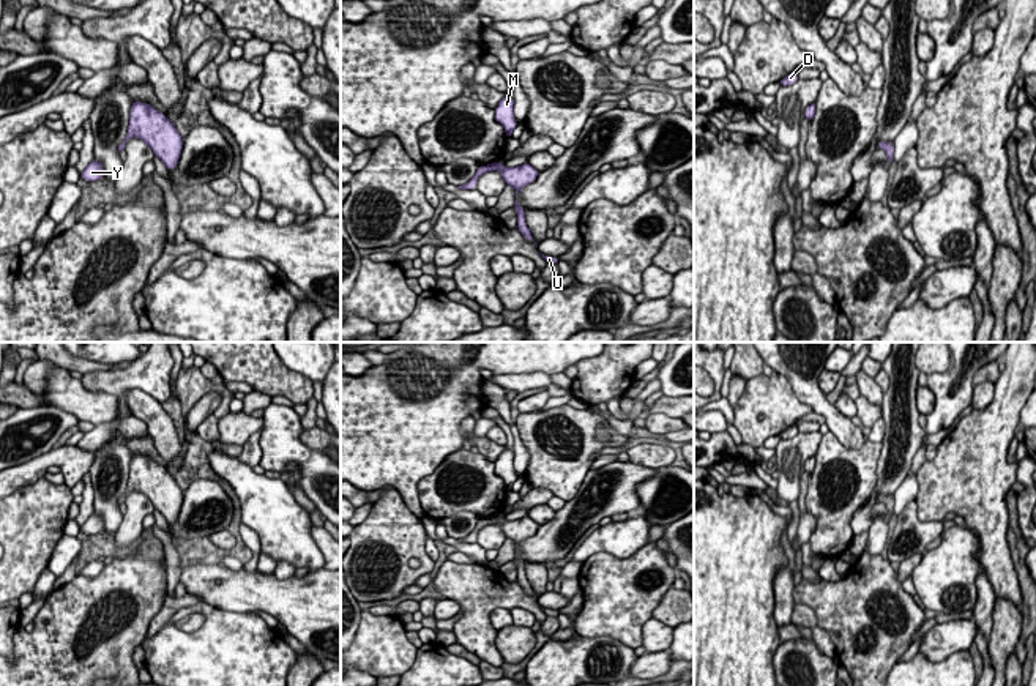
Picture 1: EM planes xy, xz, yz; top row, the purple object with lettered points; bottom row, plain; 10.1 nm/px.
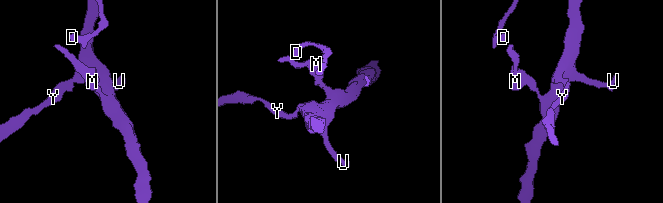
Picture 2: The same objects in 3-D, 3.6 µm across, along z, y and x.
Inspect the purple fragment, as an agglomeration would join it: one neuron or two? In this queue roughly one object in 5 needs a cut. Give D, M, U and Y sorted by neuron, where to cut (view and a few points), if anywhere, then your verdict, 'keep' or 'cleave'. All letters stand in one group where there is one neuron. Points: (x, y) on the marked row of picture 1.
groups D M U Y; cut none; keep

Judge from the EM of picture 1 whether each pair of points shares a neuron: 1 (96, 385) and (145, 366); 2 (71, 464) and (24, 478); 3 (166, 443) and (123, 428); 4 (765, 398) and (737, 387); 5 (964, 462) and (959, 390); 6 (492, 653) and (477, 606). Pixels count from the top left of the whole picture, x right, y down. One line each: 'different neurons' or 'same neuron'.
1: same neuron
2: same neuron
3: different neurons
4: different neurons
5: different neurons
6: same neuron

